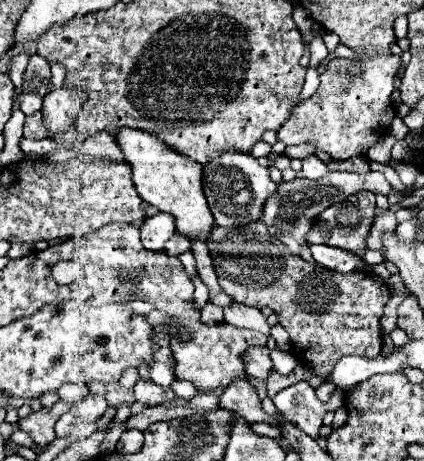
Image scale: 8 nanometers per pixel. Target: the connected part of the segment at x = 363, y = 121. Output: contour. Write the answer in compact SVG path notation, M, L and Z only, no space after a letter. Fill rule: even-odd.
M380 55L376 59L358 57L356 61L332 59L320 75L316 95L302 101L302 105L294 109L292 117L276 131L278 141L286 145L318 141L318 149L326 151L334 159L366 155L368 149L388 133L388 127L396 117L390 95L394 91L394 77L398 69L398 55Z

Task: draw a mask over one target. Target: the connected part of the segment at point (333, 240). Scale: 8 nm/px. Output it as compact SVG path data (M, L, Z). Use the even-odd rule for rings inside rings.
M366 193L366 195L352 195L350 199L342 201L342 203L334 203L332 207L324 209L320 213L318 219L314 219L310 231L308 231L308 243L324 243L324 245L332 245L332 247L340 247L346 251L352 251L356 255L364 255L366 249L366 235L368 229L374 221L374 213L366 213L366 211L374 211L374 195Z

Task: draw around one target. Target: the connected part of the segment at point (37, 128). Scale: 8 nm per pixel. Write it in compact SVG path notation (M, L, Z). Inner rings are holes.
M38 111L38 113L30 115L30 117L26 117L26 123L24 123L24 137L36 139L36 141L50 137L50 135L48 135L48 129L44 127L42 111Z

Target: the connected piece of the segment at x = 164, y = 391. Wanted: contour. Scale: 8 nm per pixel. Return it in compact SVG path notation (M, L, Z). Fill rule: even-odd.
M138 379L134 385L134 395L136 395L136 401L146 405L162 405L176 397L170 387L162 387L152 379Z

